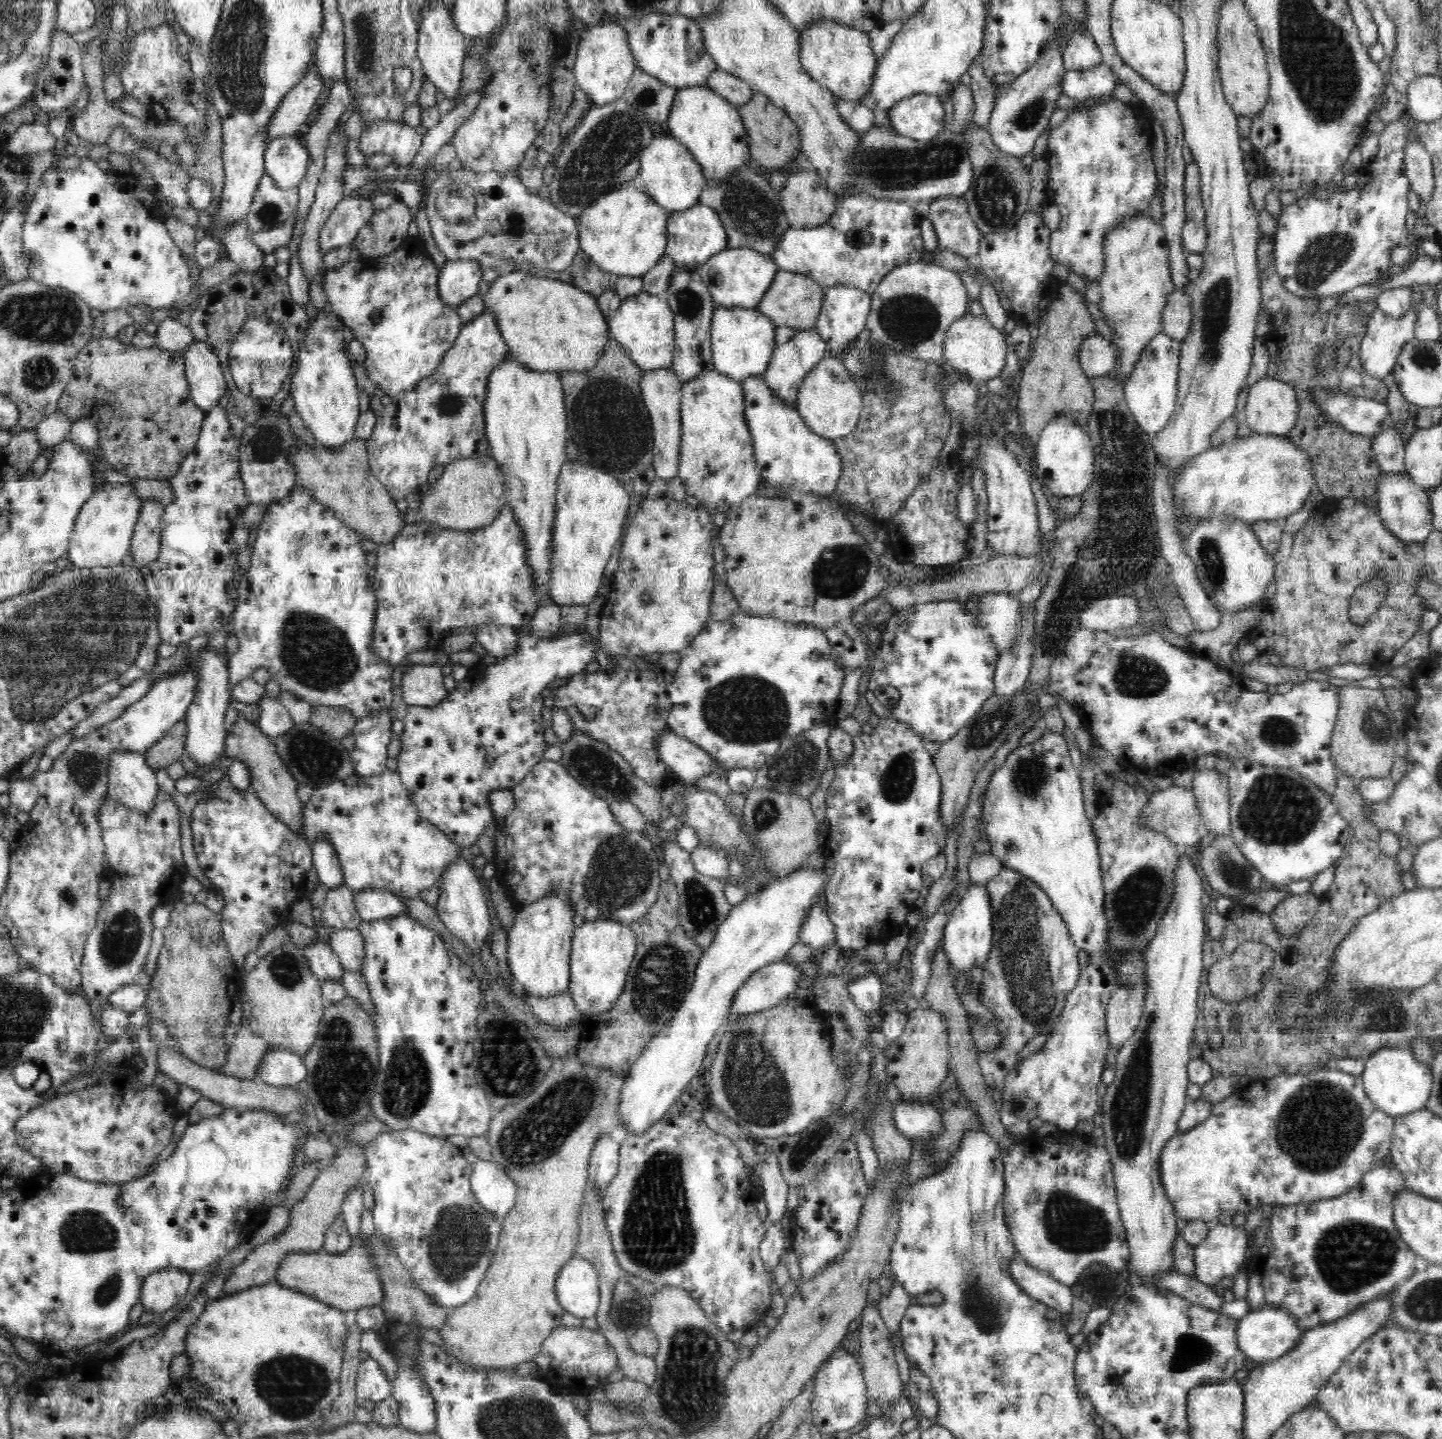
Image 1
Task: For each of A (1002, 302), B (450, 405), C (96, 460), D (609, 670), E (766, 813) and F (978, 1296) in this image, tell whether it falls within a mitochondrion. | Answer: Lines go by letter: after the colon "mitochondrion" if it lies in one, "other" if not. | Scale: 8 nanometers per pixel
A: other
B: mitochondrion
C: other
D: other
E: mitochondrion
F: mitochondrion

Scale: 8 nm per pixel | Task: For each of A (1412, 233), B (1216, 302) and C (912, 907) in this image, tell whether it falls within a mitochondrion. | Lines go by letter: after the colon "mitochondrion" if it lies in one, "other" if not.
A: other
B: mitochondrion
C: other

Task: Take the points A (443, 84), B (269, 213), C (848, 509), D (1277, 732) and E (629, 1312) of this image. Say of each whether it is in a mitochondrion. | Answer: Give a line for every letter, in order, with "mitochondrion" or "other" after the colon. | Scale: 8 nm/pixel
A: other
B: mitochondrion
C: other
D: mitochondrion
E: mitochondrion

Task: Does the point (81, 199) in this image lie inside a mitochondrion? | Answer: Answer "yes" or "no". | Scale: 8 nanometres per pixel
no

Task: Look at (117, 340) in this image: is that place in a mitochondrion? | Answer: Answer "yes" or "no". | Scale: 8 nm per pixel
no

